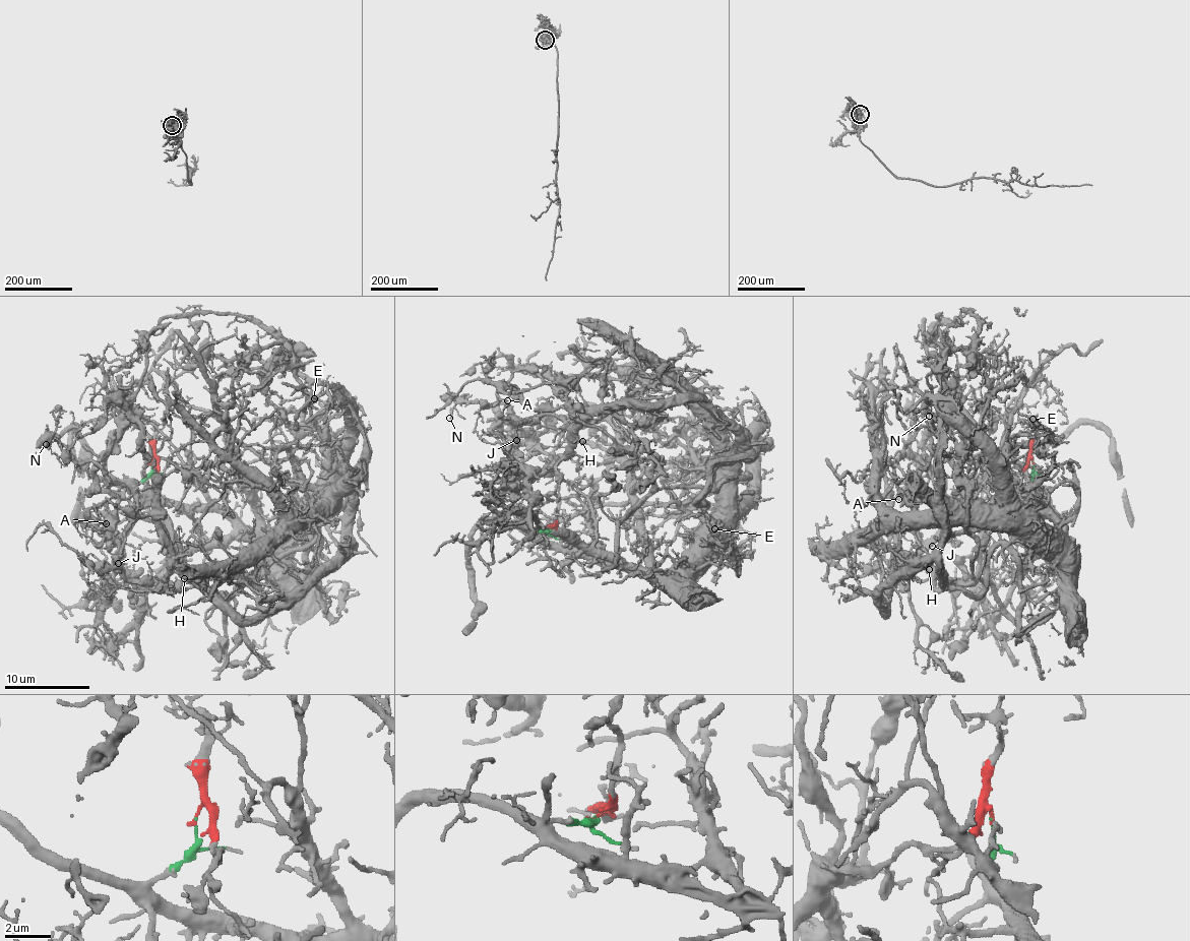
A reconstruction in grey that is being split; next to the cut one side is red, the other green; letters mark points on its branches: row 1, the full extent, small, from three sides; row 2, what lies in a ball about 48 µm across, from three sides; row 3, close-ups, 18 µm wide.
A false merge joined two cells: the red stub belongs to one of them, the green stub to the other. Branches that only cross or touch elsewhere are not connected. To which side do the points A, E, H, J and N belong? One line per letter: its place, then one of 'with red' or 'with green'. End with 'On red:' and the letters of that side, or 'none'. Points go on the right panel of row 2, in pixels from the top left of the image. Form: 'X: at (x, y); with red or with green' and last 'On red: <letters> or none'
A: at (898, 499); with red
E: at (1032, 419); with green
H: at (929, 569); with red
J: at (932, 546); with red
N: at (929, 416); with red
On red: A, H, J, N

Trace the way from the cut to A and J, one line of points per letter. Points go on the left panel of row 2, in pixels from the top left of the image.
A: (150, 461), (160, 475), (154, 493), (178, 567), (148, 515), (104, 500), (96, 511), (107, 523)
J: (150, 461), (154, 457), (160, 475), (154, 493), (170, 552), (168, 538), (154, 522), (137, 517), (119, 564)

